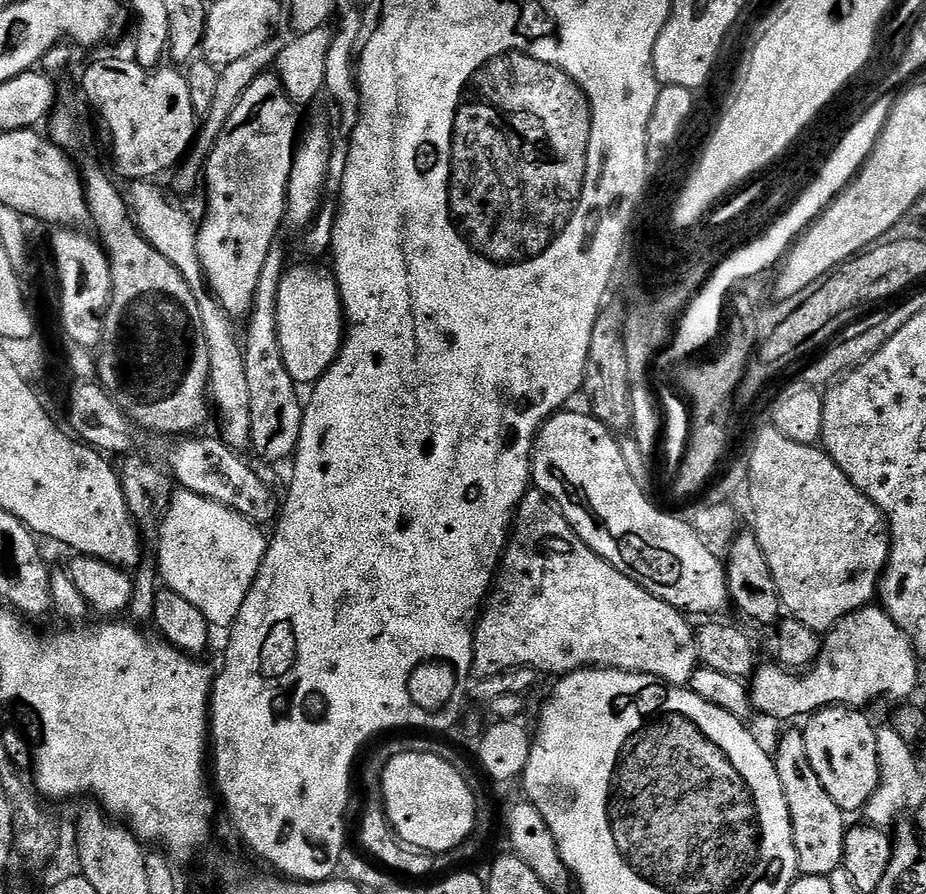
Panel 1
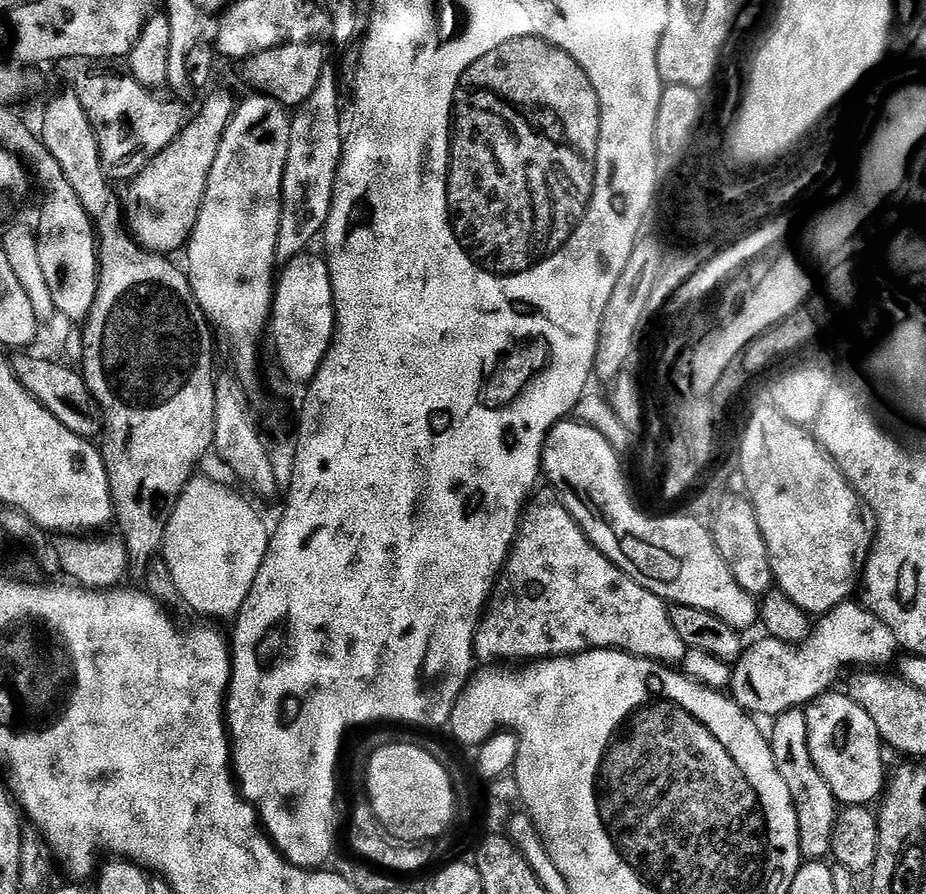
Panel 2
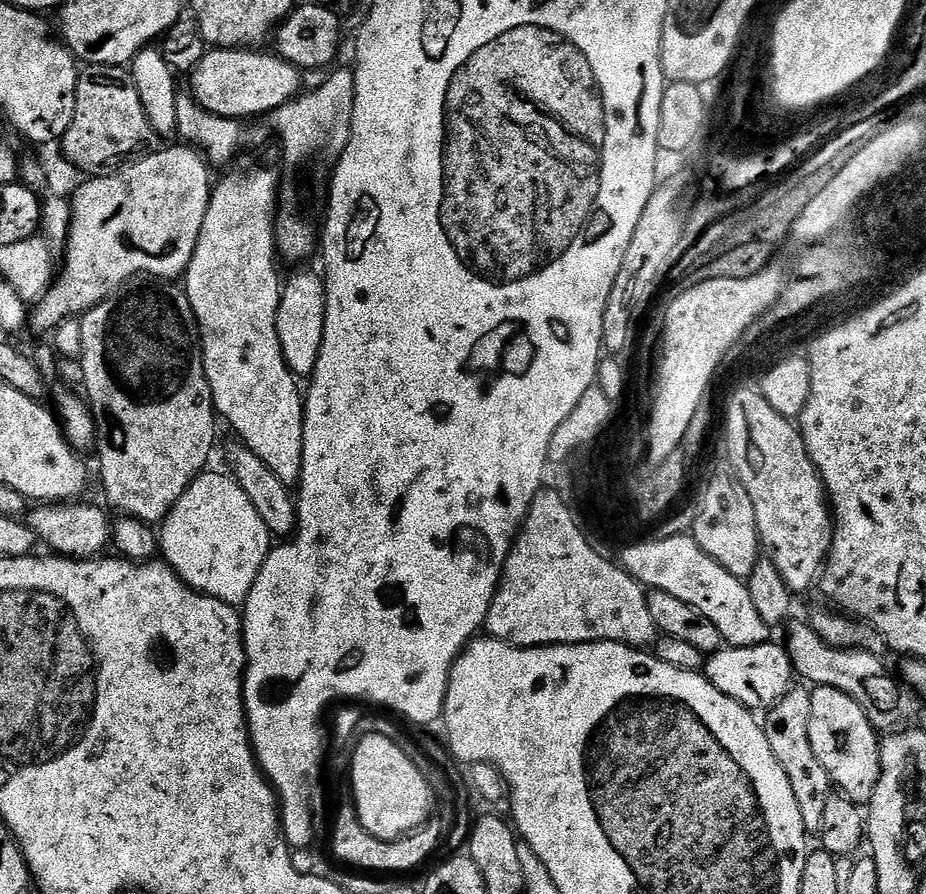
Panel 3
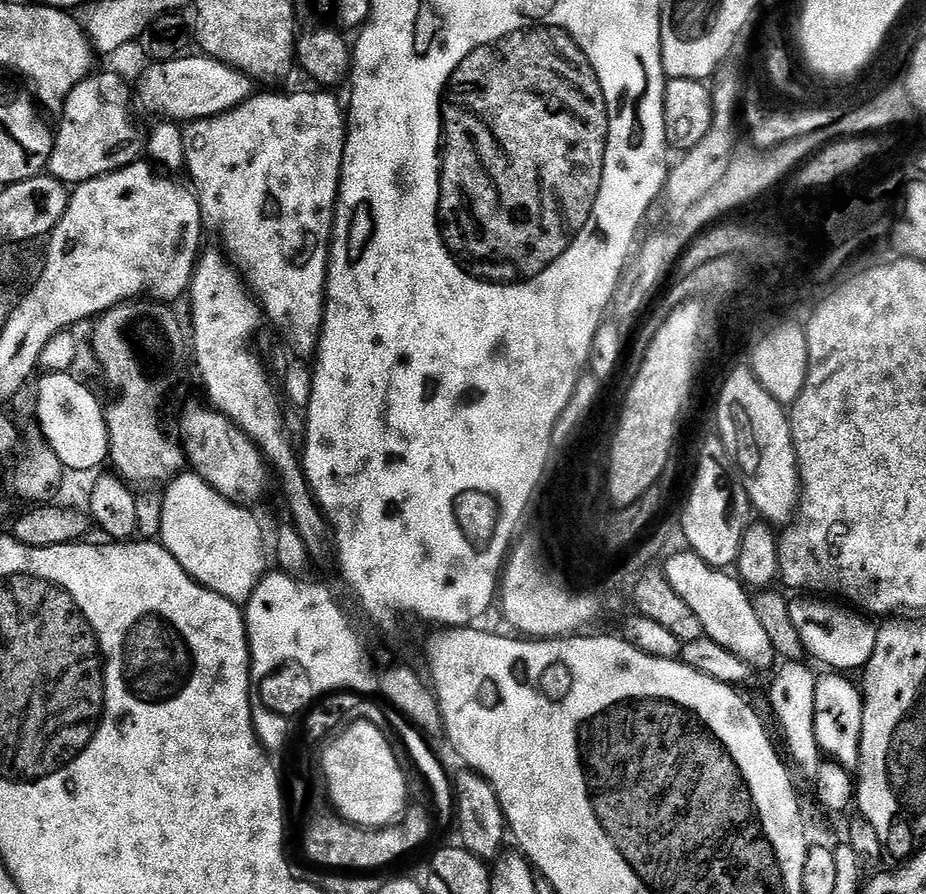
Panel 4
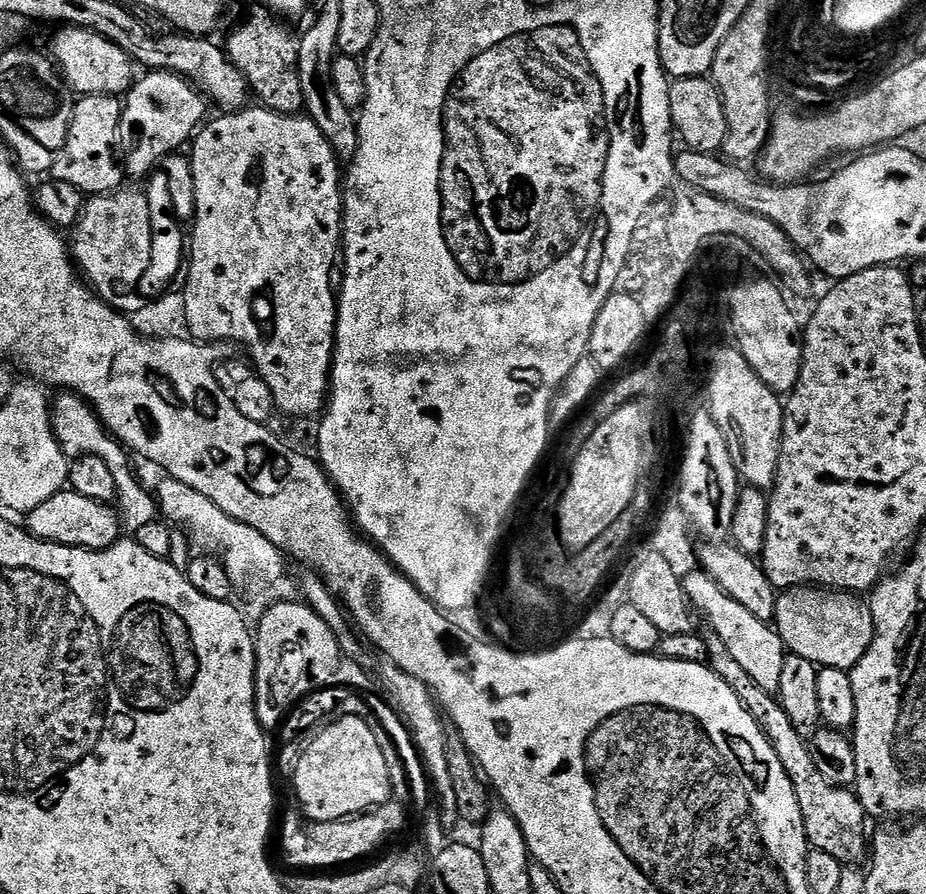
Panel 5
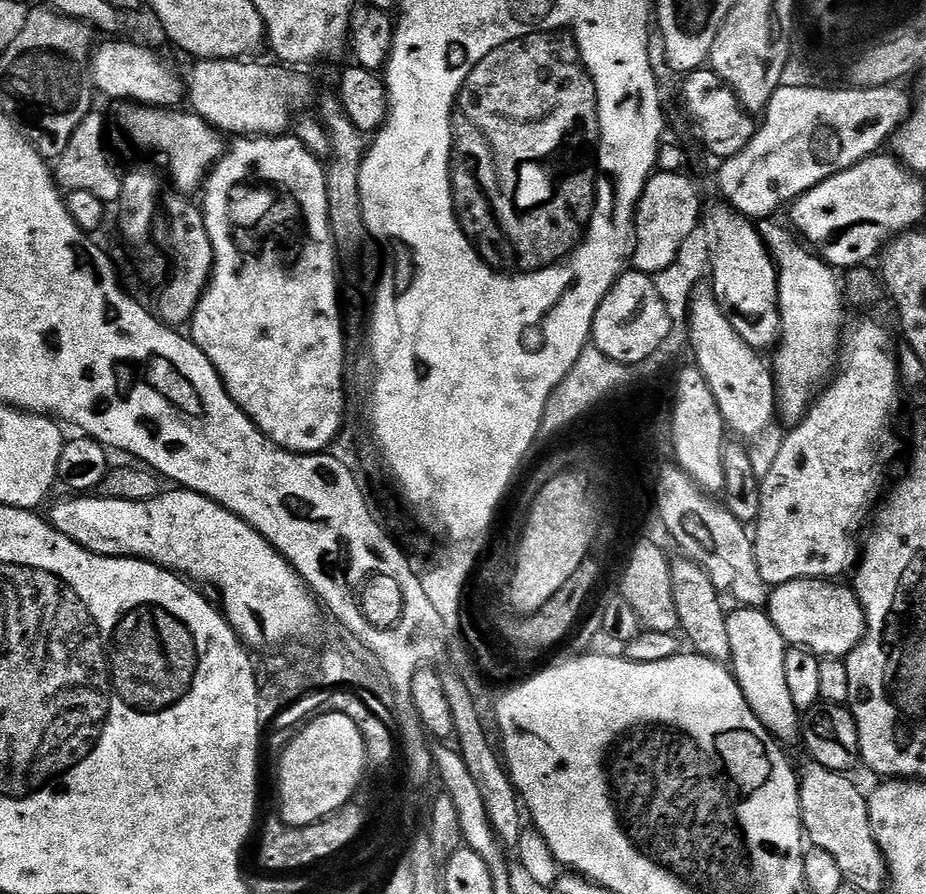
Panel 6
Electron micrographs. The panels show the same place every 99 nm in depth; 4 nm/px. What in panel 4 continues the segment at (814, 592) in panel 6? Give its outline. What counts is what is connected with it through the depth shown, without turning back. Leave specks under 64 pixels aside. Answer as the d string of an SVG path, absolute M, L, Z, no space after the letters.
M828 598L800 599L804 600L793 599L788 609L790 622L794 622L794 630L798 630L798 638L805 653L809 657L813 656L818 663L825 664L825 669L835 670L837 673L852 674L855 668L857 671L866 667L874 654L877 625L872 625L873 621L867 615L843 603L833 602Z

